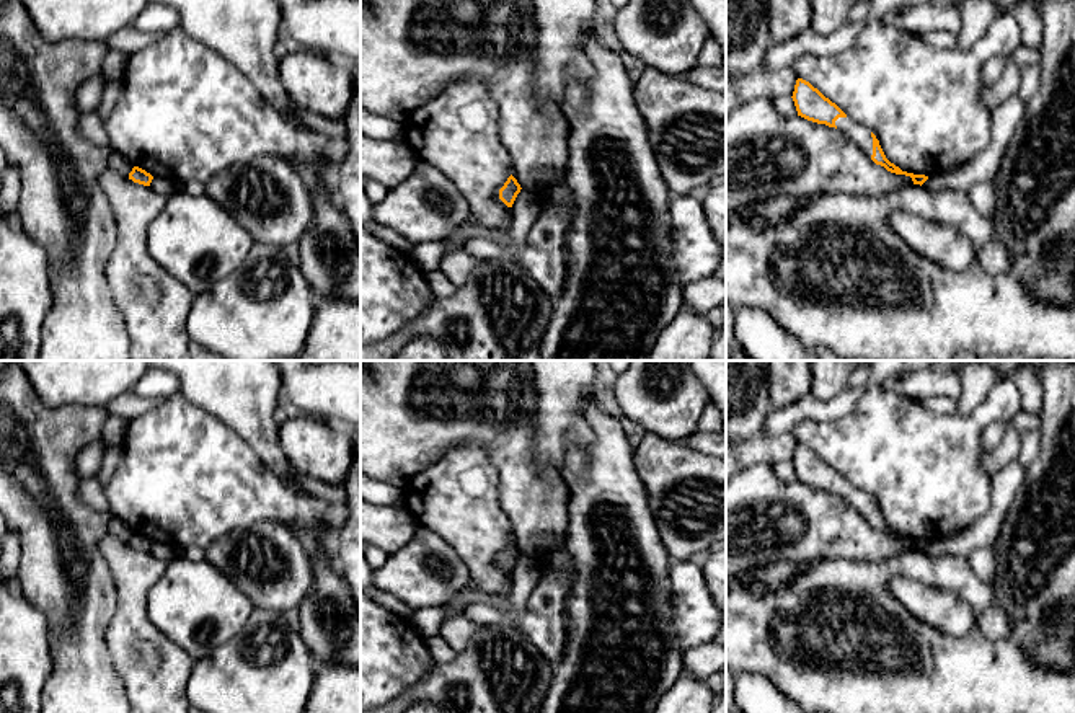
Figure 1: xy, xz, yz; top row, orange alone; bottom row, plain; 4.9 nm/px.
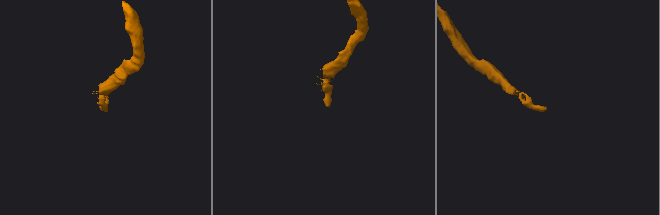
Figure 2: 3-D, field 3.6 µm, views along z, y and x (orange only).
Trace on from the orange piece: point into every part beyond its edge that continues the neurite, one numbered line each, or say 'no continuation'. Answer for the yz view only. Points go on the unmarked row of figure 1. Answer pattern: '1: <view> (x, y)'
1: yz (862, 501)

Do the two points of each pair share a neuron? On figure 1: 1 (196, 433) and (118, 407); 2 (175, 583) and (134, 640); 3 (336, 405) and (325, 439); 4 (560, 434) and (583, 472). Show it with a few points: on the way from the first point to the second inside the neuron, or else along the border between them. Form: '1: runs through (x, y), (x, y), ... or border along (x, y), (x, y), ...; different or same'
1: border along (163, 398), (129, 421); different
2: border along (155, 581), (147, 594), (147, 617), (178, 645); different
3: border along (296, 411), (333, 420), (343, 426); different
4: border along (584, 415), (592, 441), (579, 454); different

